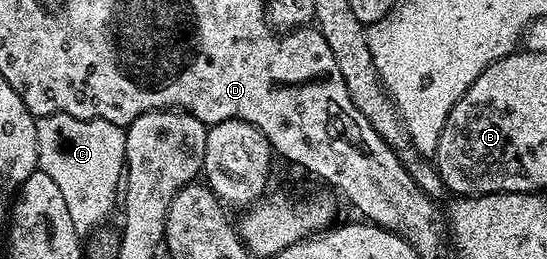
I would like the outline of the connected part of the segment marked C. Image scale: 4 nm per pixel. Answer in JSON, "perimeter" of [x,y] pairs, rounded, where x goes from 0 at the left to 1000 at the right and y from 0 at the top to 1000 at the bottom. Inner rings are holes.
{"perimeter":[[[80,444],[66,456],[68,498],[68,606],[71,610],[69,656],[90,668],[104,730],[119,761],[119,795],[126,803],[126,838],[133,853],[133,884],[148,915],[165,911],[179,896],[188,857],[203,830],[203,811],[212,811],[214,757],[221,737],[221,710],[229,687],[229,544],[232,510],[223,490],[207,483],[199,467],[183,459],[143,459],[124,444]]]}

